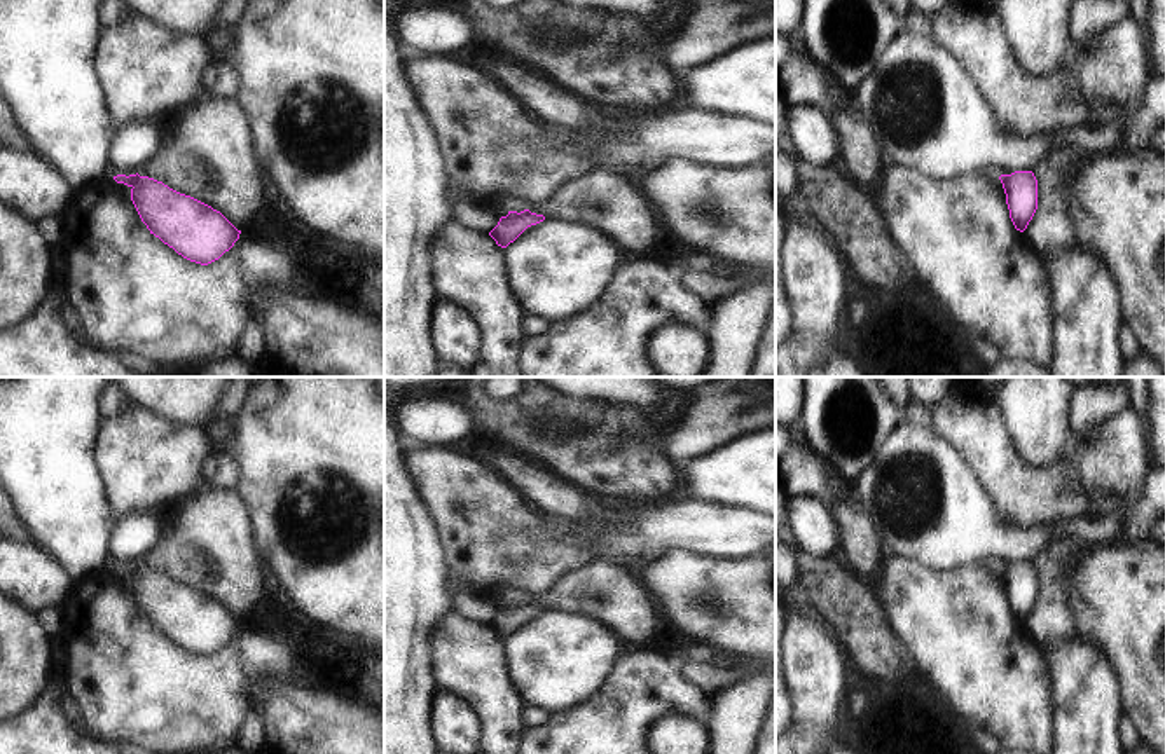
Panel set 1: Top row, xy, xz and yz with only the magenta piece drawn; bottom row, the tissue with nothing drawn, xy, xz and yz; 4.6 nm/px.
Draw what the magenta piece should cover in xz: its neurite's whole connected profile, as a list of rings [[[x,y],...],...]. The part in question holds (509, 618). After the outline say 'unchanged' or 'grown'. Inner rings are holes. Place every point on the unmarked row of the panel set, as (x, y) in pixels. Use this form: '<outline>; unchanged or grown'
[[[524,600],[520,604],[508,602],[507,607],[501,607],[498,616],[489,623],[498,637],[507,639],[514,634],[527,618],[543,613],[543,606],[531,604]]]; unchanged

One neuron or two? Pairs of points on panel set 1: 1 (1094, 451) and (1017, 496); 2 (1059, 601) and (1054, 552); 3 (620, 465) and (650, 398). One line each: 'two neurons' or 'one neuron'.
1: two neurons
2: one neuron
3: two neurons

